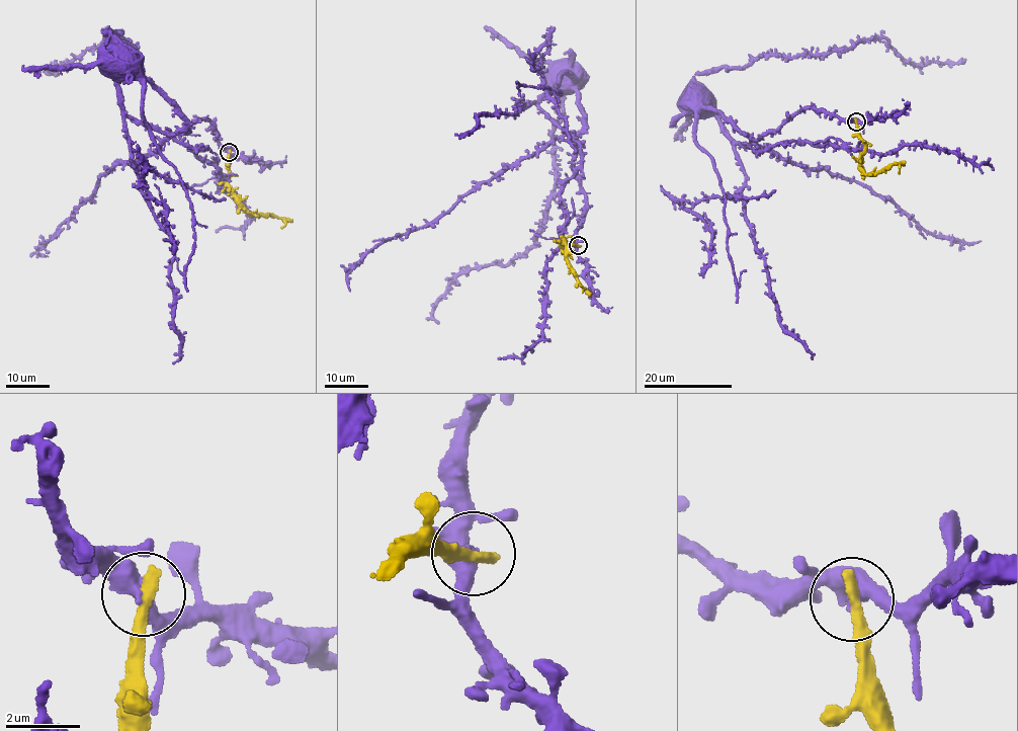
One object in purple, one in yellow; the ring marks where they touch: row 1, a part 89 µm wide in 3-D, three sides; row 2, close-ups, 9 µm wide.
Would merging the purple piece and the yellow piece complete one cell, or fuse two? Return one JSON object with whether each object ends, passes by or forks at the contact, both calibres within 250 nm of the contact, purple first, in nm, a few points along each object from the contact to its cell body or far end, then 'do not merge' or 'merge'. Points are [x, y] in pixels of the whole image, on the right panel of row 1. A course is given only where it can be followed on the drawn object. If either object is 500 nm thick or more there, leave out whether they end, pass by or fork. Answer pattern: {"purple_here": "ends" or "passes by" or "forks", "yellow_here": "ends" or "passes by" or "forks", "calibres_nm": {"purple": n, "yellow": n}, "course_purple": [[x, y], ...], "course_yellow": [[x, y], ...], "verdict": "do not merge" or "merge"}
{"purple_here": "passes by", "yellow_here": "ends", "calibres_nm": {"purple": 400, "yellow": 400}, "course_purple": [[855, 123], [811, 108], [749, 138], [708, 110], [701, 92], [697, 101]], "course_yellow": [[855, 123], [857, 135], [864, 144], [860, 168], [867, 174], [885, 170], [898, 163], [899, 173]], "verdict": "do not merge"}

